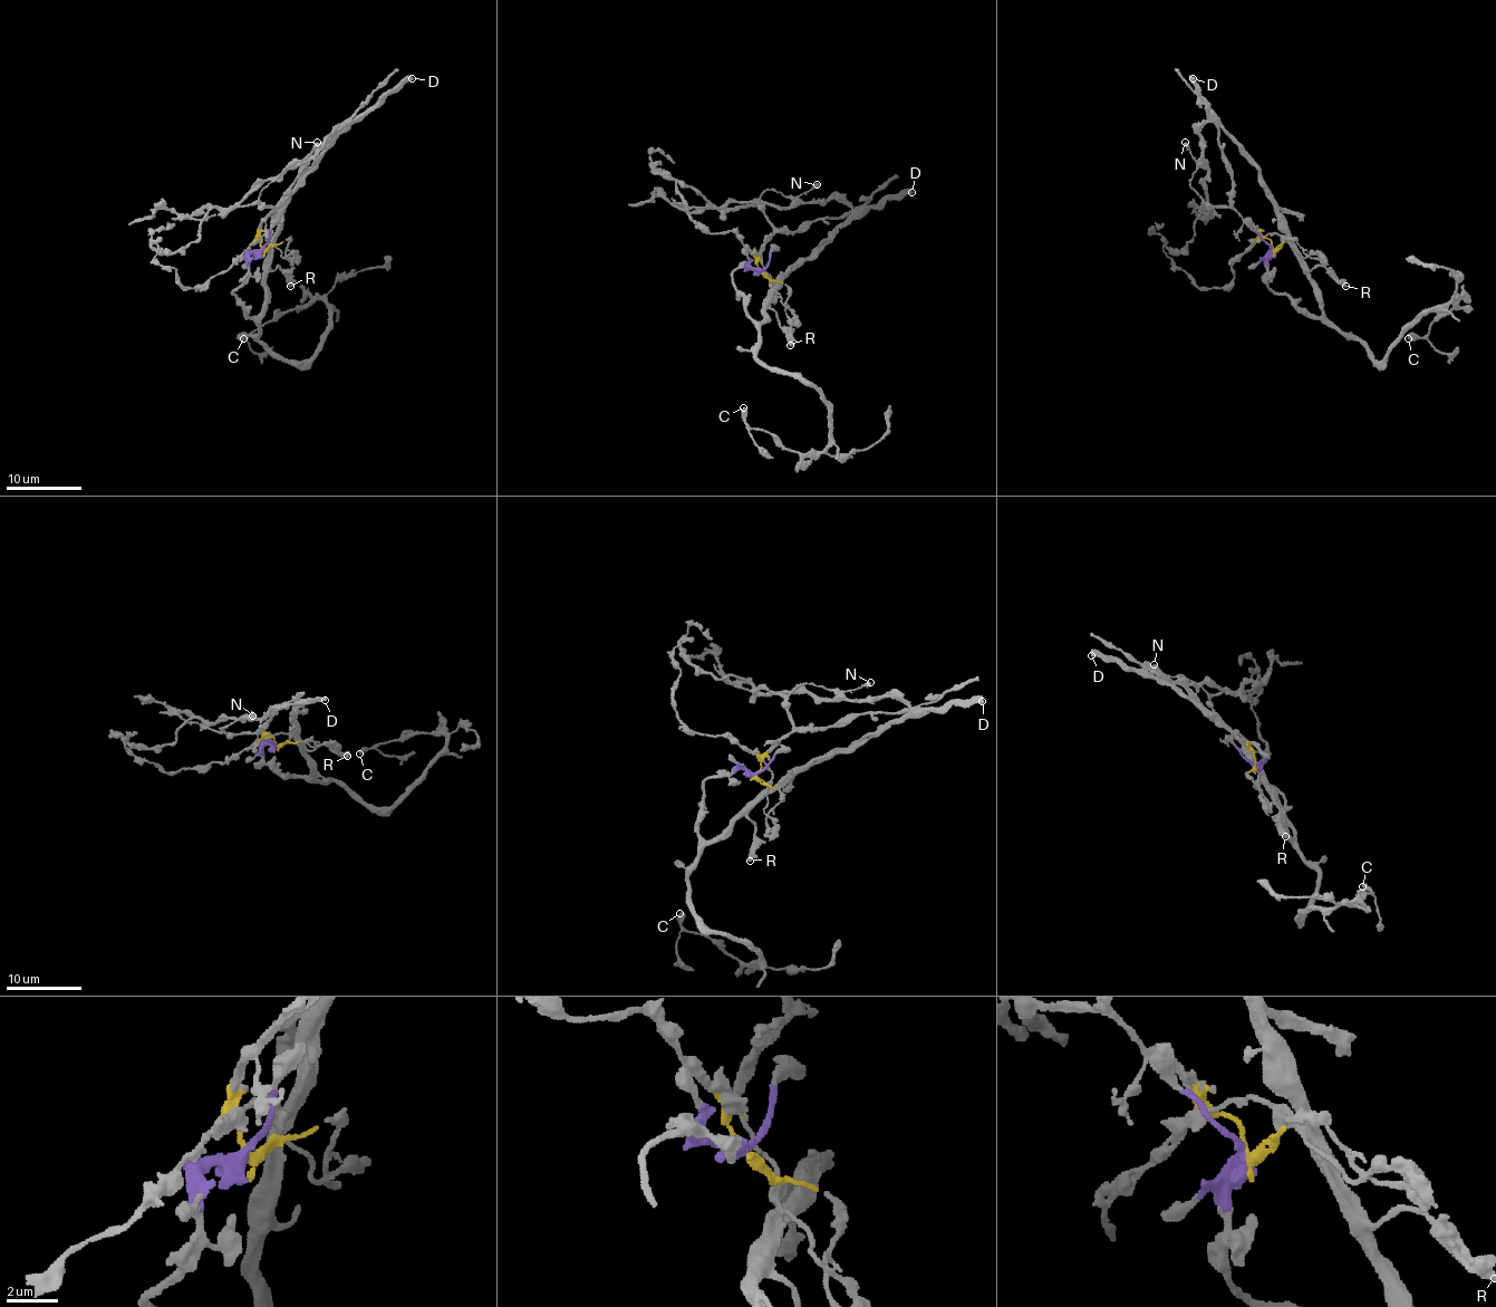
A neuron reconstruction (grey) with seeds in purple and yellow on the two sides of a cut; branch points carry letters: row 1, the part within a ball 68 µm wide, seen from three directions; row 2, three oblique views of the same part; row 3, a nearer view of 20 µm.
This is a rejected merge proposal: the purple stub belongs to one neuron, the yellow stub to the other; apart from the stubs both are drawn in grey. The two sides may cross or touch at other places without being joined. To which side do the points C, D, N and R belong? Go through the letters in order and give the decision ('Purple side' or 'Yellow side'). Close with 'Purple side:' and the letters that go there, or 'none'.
C: Purple side
D: Purple side
N: Yellow side
R: Purple side
Purple side: C, D, R

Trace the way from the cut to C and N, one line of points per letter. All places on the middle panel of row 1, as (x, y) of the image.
C: (763, 271), (733, 271), (758, 356), (798, 375), (828, 406), (828, 444), (785, 450), (750, 425), (744, 406)
N: (763, 271), (758, 255), (772, 232), (759, 196), (766, 190), (797, 196), (817, 184)

